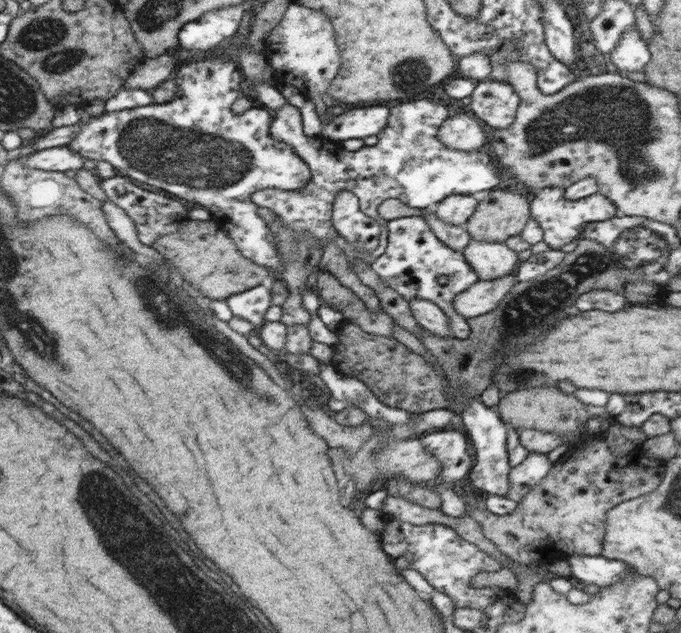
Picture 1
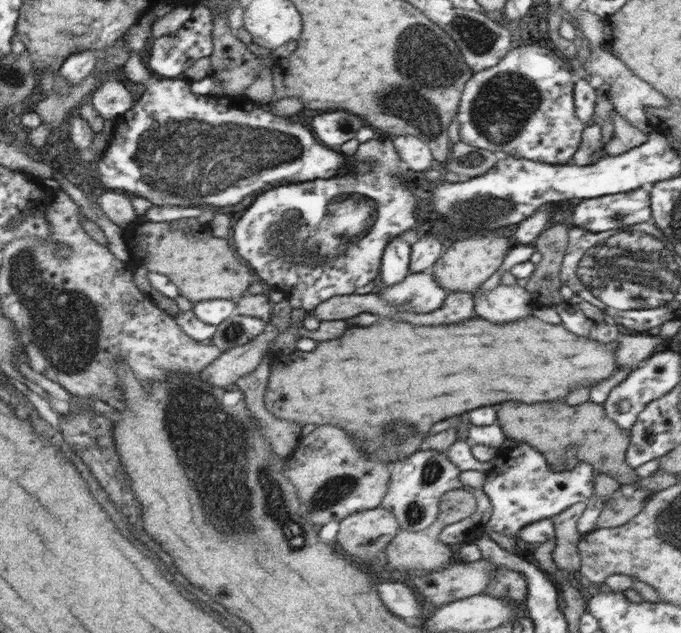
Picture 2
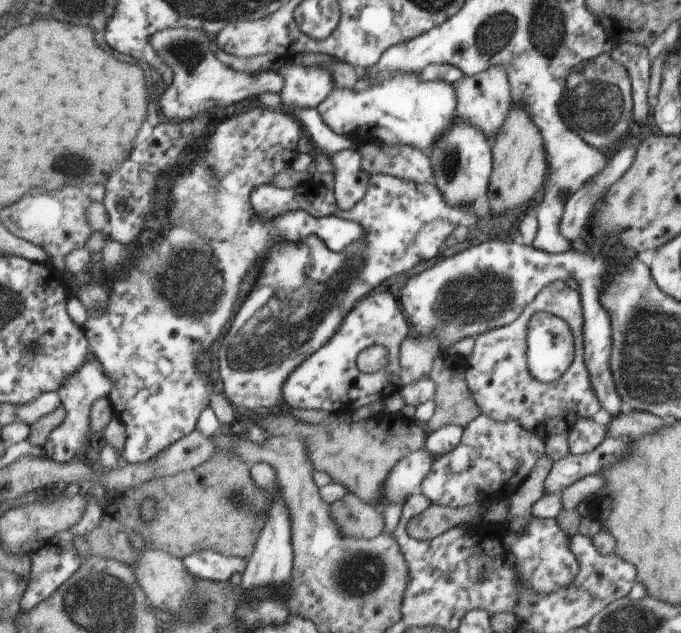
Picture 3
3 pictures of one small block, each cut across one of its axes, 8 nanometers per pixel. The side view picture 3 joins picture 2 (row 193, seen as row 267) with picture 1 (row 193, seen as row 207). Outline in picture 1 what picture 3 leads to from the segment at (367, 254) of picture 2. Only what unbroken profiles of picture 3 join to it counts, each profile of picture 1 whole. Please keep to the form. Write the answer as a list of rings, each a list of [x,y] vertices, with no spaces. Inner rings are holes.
[[[416,100],[416,102],[404,102],[400,106],[394,106],[388,114],[386,128],[383,128],[377,134],[378,142],[374,145],[359,148],[355,151],[349,151],[342,148],[341,143],[336,142],[336,146],[330,146],[328,151],[324,150],[324,140],[317,138],[310,141],[310,138],[304,134],[302,126],[302,116],[298,107],[286,102],[278,111],[271,111],[273,121],[270,127],[270,136],[274,140],[280,140],[294,148],[294,154],[298,154],[310,170],[310,182],[306,183],[302,189],[295,191],[284,191],[274,188],[258,189],[252,193],[251,202],[258,204],[259,207],[272,209],[284,223],[284,227],[296,229],[296,231],[308,230],[320,244],[330,243],[332,238],[336,238],[336,244],[344,248],[344,237],[338,235],[338,231],[328,230],[328,216],[330,210],[333,210],[333,204],[336,195],[342,190],[348,190],[359,200],[360,210],[371,219],[378,220],[376,208],[389,198],[396,198],[411,206],[412,208],[433,208],[434,205],[444,200],[446,196],[452,194],[478,196],[486,194],[498,184],[500,184],[500,170],[497,162],[488,152],[488,148],[482,148],[475,151],[462,151],[448,148],[440,139],[438,139],[438,130],[442,123],[449,116],[448,107],[434,103],[432,100]]]

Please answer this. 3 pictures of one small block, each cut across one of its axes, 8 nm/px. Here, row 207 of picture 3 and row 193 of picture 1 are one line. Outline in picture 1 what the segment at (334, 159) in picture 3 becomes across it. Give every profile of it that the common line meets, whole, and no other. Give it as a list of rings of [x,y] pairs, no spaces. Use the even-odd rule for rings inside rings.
[[[342,190],[336,195],[331,214],[332,226],[355,250],[372,251],[378,247],[380,226],[378,222],[366,216],[359,207],[354,193]]]

